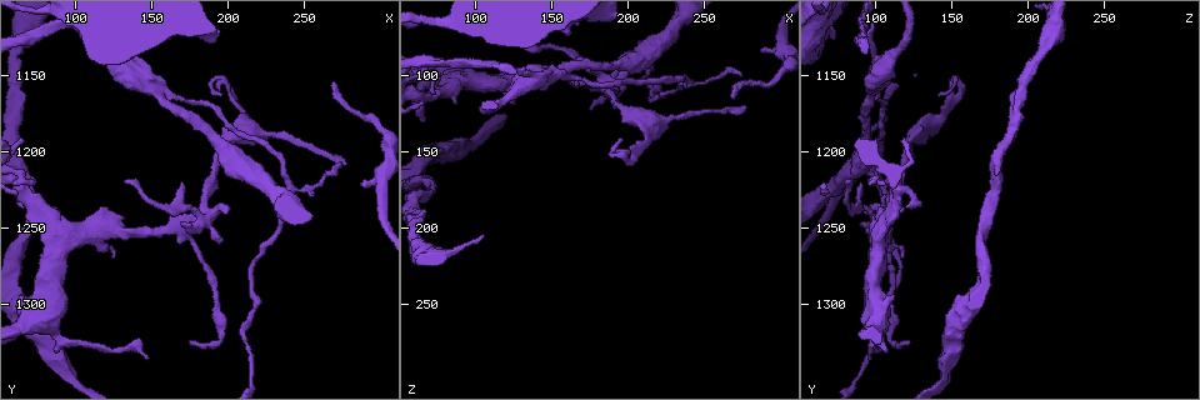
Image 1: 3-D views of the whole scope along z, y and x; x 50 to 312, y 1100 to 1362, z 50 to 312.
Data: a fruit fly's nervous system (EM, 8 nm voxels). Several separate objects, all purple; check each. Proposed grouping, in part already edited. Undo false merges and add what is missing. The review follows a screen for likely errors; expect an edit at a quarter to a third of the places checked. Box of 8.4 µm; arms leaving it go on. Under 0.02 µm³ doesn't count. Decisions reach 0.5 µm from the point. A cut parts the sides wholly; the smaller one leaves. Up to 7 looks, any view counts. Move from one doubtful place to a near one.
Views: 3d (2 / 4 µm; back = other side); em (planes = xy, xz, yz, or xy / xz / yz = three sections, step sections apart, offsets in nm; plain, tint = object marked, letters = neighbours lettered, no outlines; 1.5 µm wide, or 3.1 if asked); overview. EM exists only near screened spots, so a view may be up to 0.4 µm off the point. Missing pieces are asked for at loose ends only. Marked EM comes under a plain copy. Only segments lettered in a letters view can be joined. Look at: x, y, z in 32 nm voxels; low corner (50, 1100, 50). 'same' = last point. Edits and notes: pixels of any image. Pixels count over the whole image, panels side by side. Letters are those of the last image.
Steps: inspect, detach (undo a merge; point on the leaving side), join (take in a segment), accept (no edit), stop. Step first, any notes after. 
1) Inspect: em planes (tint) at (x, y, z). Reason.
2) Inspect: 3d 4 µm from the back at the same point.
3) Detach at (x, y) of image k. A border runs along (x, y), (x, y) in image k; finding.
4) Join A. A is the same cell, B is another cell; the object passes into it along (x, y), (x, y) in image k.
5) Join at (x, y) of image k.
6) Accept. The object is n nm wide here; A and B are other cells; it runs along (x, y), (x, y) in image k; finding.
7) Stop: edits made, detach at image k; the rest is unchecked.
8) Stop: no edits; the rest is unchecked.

Inspect: 3d 4 µm from the back at (288, 1222, 82). Branch stops here.

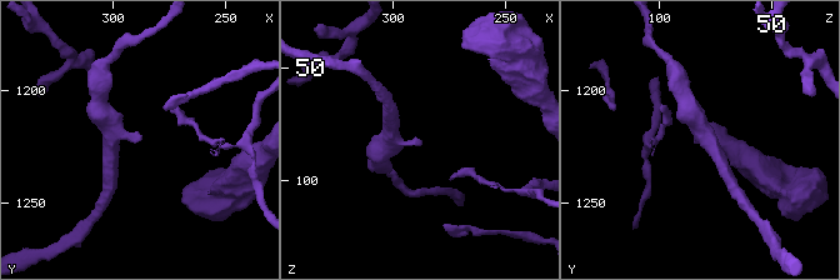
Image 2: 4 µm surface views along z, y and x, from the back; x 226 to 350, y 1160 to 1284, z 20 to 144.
Inspect: em xy step 8 (letters) at (287, 1222, 83). Now the EM.

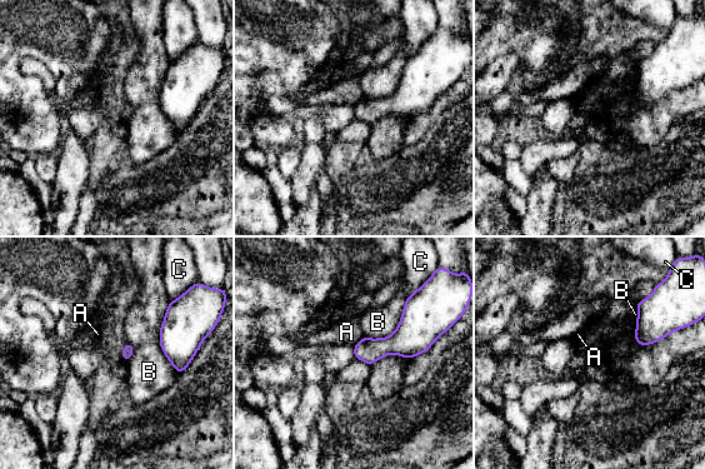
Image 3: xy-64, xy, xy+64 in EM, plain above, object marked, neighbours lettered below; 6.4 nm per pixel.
Inspect: em planes (letters) at the same point.

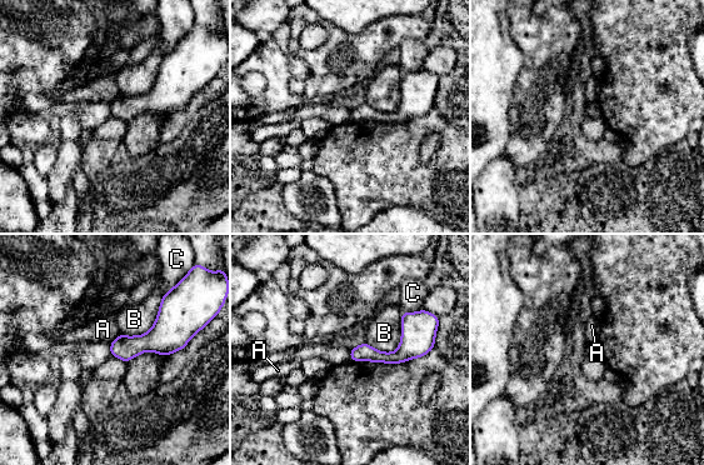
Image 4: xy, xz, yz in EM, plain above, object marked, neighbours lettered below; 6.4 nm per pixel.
Accept. The object is 110 nm wide here; A, B and C are other cells; it runs along (425, 349), (353, 355) in image 4; none of them fits.

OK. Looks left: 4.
Inspect: em planes (tint) at (142, 1148, 102). Abrupt turn.

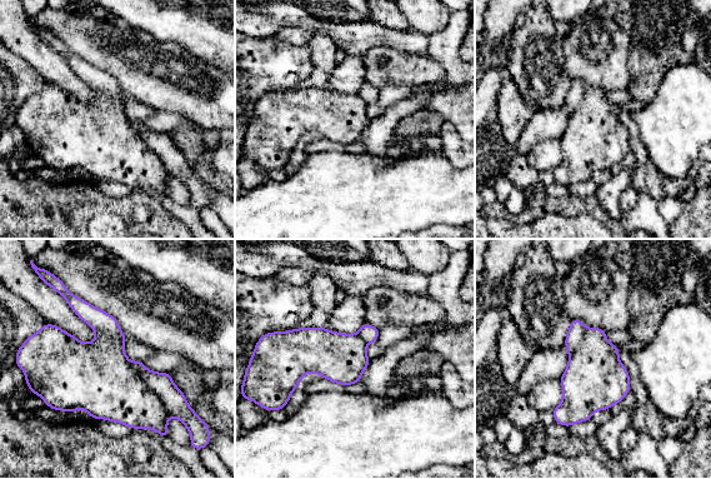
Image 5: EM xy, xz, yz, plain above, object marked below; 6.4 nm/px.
Inspect: em planes (letters) at the same point. What lies round it.

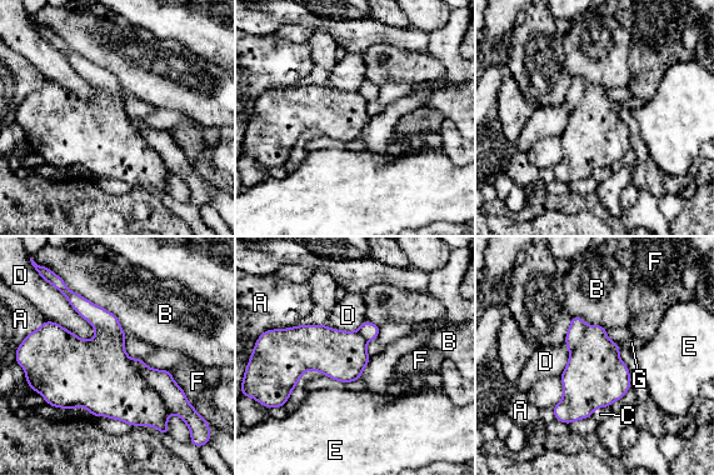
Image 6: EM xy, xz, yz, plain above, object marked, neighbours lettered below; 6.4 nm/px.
Detach at (174, 398) of image 6. A, B, C, D, E, F and G are other cells; two neurons meet here.

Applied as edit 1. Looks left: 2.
Inspect: overview. Redraw.

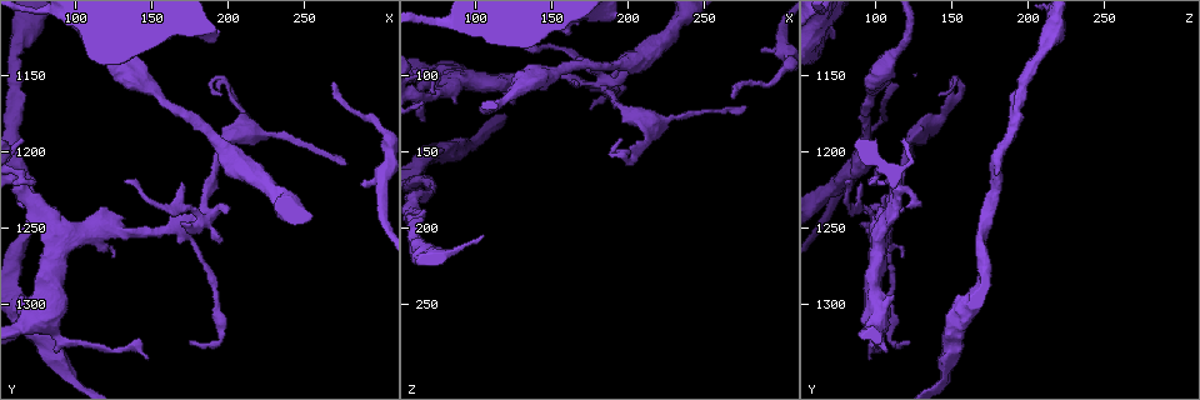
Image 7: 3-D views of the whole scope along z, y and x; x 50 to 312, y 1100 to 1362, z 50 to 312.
Inspect: em planes (letters) at (148, 1334, 98). Thin end.

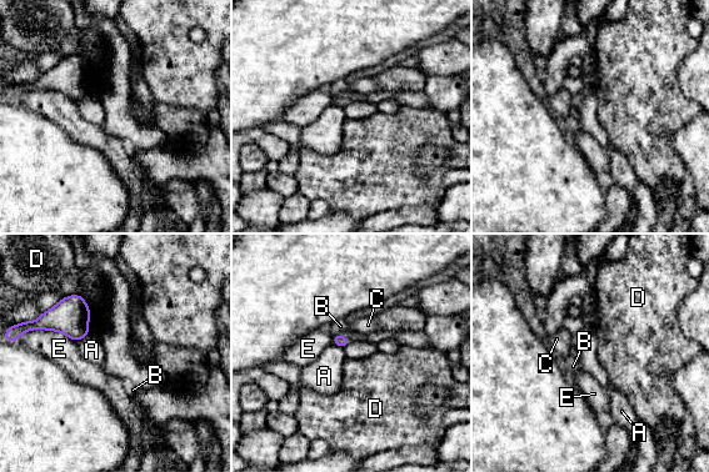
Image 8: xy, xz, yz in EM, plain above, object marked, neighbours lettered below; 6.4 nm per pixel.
Accept. A, B, C, D and E are other cells; a border runs along (88, 334), (76, 341) in image 8; no lettered segment goes on from it.

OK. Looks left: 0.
Stop: edits made, detach at image 6; the rest is unchecked.

